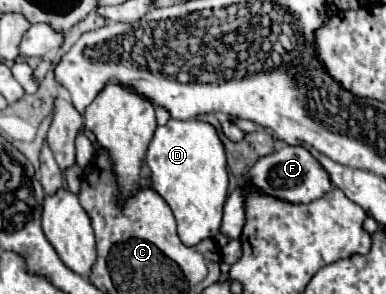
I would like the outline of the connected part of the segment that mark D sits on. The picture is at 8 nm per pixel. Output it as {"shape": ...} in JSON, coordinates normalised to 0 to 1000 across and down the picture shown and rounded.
{"shape":[[[440,405],[425,432],[404,439],[399,473],[378,514],[378,561],[389,575],[394,643],[435,690],[435,704],[451,724],[466,820],[482,840],[503,840],[528,813],[549,813],[570,786],[580,690],[585,690],[585,663],[591,663],[585,520],[580,520],[580,493],[575,493],[560,439],[544,418],[513,412],[513,405],[492,405],[492,412]]]}

